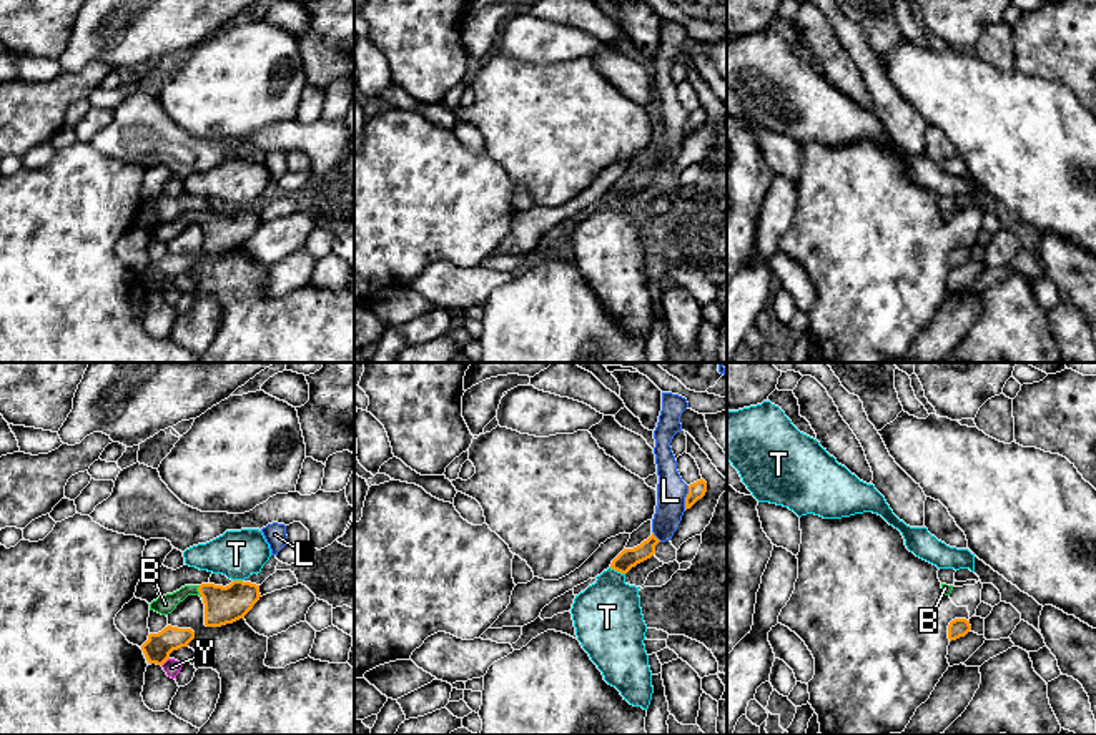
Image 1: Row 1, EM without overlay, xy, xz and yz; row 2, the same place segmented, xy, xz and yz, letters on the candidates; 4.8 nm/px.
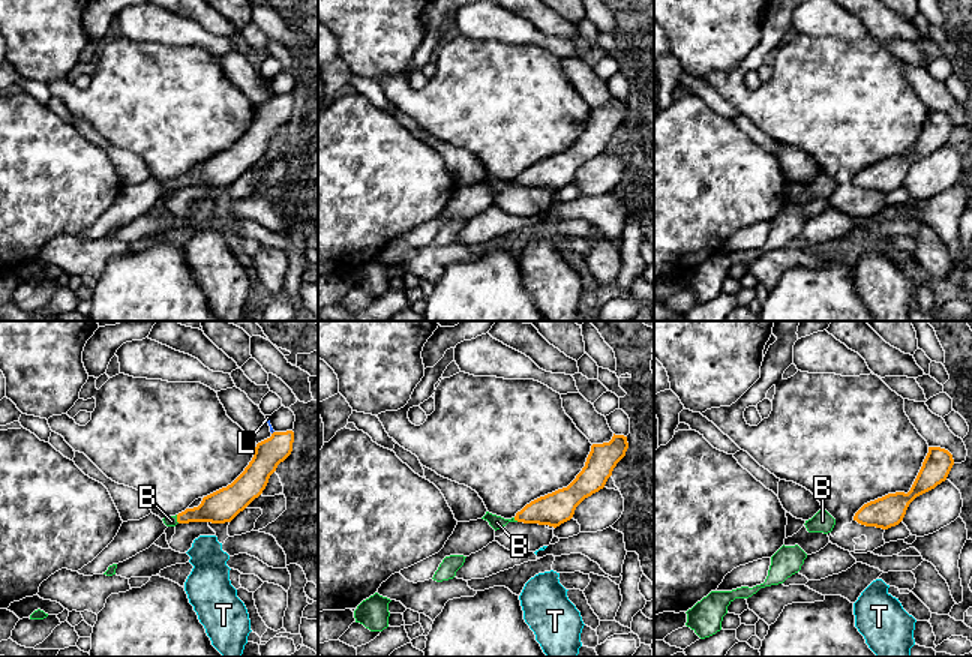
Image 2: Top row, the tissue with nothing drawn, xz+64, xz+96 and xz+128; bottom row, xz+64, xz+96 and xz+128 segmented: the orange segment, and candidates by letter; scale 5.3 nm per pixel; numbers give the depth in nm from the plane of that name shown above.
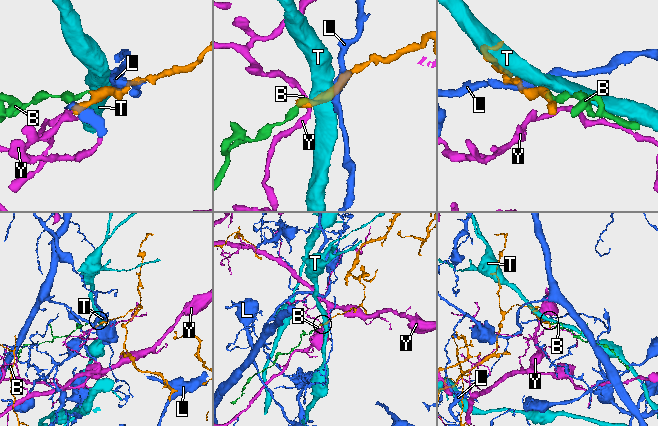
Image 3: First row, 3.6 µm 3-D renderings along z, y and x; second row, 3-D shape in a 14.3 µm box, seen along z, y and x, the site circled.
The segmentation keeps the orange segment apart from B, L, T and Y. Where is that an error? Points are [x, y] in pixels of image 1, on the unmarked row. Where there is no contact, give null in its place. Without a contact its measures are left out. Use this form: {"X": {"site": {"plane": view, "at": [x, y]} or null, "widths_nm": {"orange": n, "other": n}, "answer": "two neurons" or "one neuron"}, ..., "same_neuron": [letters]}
{"B": {"site": {"plane": "xy", "at": [198, 218]}, "widths_nm": {"orange": 180, "other": 100}, "answer": "one neuron"}, "L": {"site": {"plane": "xz", "at": [686, 125]}, "widths_nm": {"orange": 80, "other": 140}, "answer": "two neurons"}, "T": {"site": {"plane": "xz", "at": [617, 198]}, "widths_nm": {"orange": 100, "other": 340}, "answer": "two neurons"}, "Y": {"site": {"plane": "xy", "at": [165, 288]}, "widths_nm": {"orange": 140, "other": 80}, "answer": "two neurons"}, "same_neuron": ["B"]}

